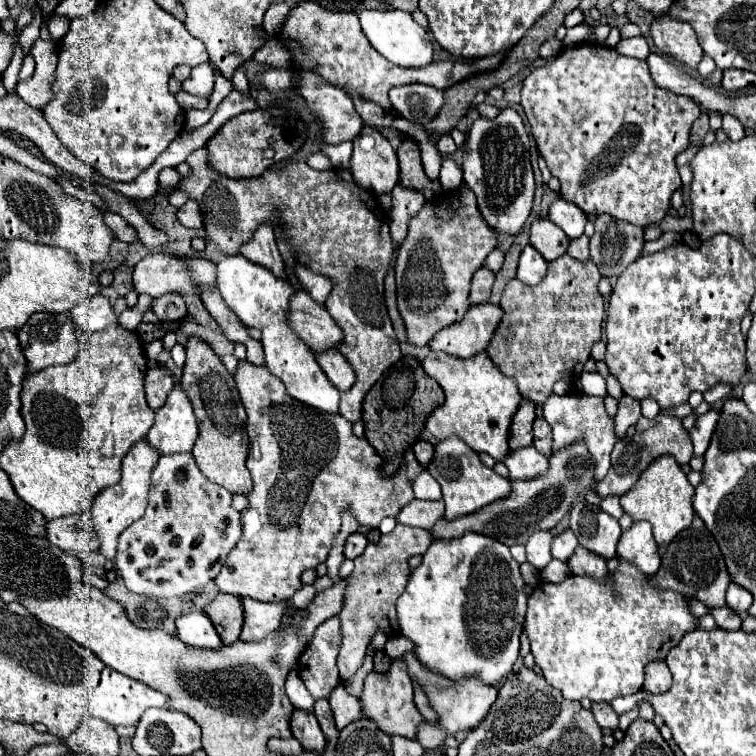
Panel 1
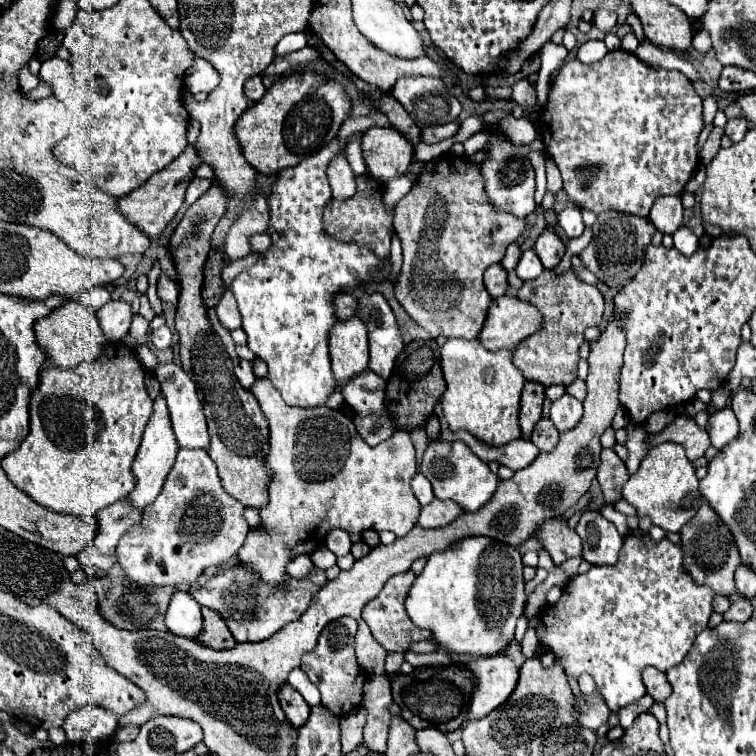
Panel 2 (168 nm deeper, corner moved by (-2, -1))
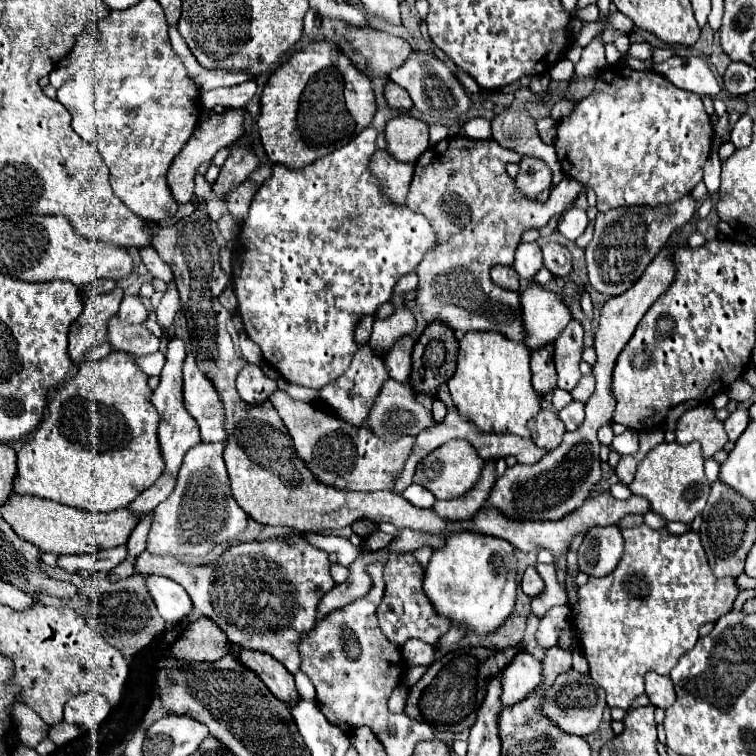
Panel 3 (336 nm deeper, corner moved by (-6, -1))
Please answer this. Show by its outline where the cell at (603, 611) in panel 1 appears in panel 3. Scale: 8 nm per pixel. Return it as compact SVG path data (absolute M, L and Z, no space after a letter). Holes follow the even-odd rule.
M640 525L640 527L630 527L630 529L622 529L622 535L624 535L624 555L620 559L620 563L616 565L616 569L612 573L608 573L606 577L590 577L586 585L578 587L578 601L574 605L576 609L576 615L572 617L572 623L576 627L576 631L580 633L580 651L584 653L590 669L592 669L592 679L606 691L606 699L608 699L608 705L610 707L620 707L620 709L628 709L630 703L644 693L644 675L648 671L658 671L660 675L668 675L670 669L678 663L678 657L682 657L686 651L694 649L698 637L700 637L700 627L708 621L718 621L724 613L728 613L732 609L732 603L738 595L738 589L736 589L736 581L734 579L716 579L708 567L708 561L706 561L706 555L704 555L704 549L702 549L702 543L700 543L700 535L694 533L694 531L686 531L682 535L670 535L666 529L650 529L648 525Z

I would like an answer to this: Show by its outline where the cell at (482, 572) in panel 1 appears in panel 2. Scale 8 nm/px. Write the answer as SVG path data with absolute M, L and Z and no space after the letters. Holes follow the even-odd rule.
M466 537L428 557L424 571L416 577L406 599L406 611L420 629L430 629L440 649L454 653L472 653L490 657L502 653L514 639L514 627L524 611L524 577L522 559L516 547L490 537Z

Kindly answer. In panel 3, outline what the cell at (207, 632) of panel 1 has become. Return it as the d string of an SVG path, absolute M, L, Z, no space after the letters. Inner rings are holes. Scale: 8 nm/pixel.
M150 575L148 591L154 597L158 613L170 627L178 627L182 625L182 621L188 621L194 607L190 605L188 593L176 581L170 581L160 575Z

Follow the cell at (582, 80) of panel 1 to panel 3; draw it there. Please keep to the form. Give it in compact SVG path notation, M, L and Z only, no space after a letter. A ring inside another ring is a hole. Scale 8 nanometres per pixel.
M626 61L608 65L596 79L594 91L578 101L570 115L558 121L554 149L562 171L590 187L598 197L598 211L628 205L670 205L688 195L702 181L702 167L712 149L714 129L696 93L670 85L666 77L654 71L634 71Z

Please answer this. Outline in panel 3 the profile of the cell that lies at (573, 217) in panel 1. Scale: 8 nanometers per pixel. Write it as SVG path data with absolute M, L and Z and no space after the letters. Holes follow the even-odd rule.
M578 207L566 209L566 213L560 217L560 223L558 223L558 231L570 241L576 241L586 231L586 227L588 227L586 211Z

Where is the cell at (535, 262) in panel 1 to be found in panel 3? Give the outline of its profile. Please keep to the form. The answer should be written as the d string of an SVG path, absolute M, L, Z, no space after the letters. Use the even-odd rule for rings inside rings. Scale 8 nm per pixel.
M520 243L516 249L516 259L514 259L512 267L516 269L516 273L522 279L532 281L534 275L544 267L542 251L540 251L538 243Z

